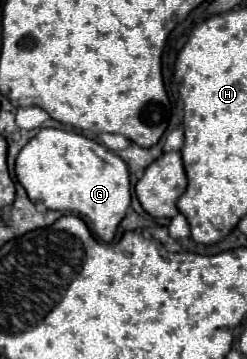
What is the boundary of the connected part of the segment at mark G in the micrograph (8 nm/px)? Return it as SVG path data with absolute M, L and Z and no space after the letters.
M42 128L18 154L16 160L16 178L28 192L28 198L32 202L42 202L50 210L60 212L72 212L88 222L94 236L98 236L104 242L112 242L118 224L126 216L126 210L130 208L132 194L130 194L130 172L126 162L112 150L108 150L104 144L90 140L82 134L60 128Z

